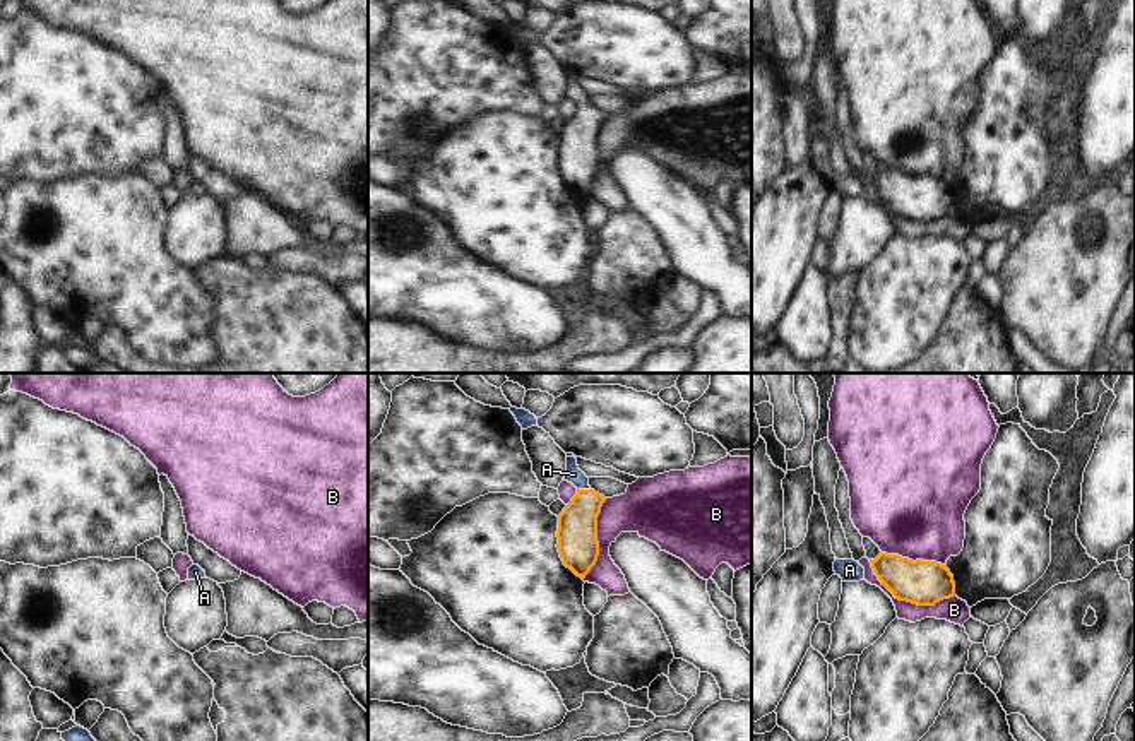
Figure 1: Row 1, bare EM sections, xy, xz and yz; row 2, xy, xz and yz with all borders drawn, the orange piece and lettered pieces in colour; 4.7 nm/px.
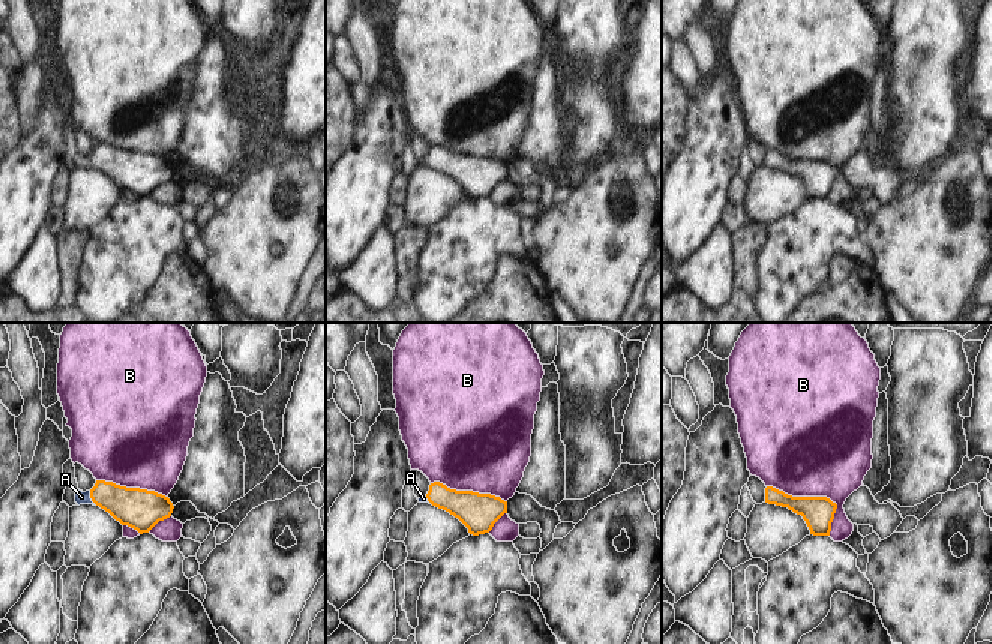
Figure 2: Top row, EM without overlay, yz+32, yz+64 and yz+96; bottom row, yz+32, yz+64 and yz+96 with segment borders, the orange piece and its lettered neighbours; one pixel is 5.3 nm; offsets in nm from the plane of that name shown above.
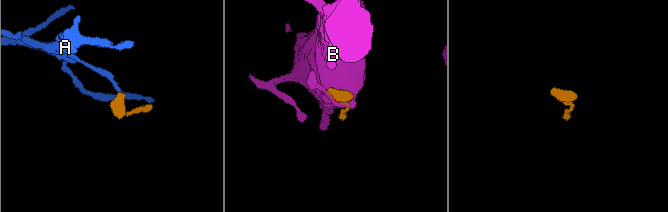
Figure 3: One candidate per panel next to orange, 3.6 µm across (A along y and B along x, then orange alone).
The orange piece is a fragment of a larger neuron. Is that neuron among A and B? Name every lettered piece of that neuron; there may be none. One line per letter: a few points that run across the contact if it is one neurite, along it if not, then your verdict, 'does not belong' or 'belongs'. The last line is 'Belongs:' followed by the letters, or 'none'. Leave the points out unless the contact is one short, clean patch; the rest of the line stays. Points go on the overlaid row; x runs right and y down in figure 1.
A: line xz (577, 524), (584, 509), (584, 490), (574, 474); belongs
B: does not belong
Belongs: A

